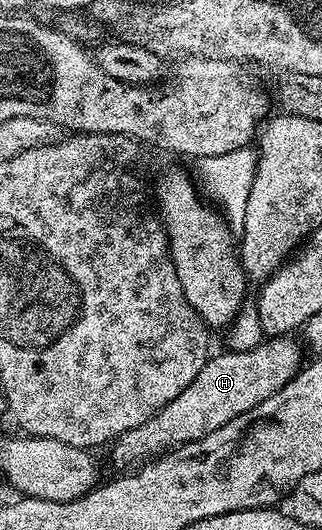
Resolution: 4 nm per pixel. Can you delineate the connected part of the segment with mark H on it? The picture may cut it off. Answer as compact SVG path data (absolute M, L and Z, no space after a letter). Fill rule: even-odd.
M291 335L274 336L261 340L258 346L254 346L250 350L241 352L224 350L221 356L209 355L202 370L198 370L198 375L194 377L194 382L190 382L190 386L186 386L186 390L182 390L182 394L178 394L178 398L174 398L166 406L162 406L162 410L158 410L146 422L142 422L142 426L138 426L134 430L126 430L122 435L116 437L111 445L111 448L113 447L113 462L136 466L149 458L162 456L164 453L172 451L173 448L180 448L184 444L194 442L198 438L226 426L226 422L238 418L238 414L246 414L254 406L258 406L258 402L266 402L266 398L270 398L270 394L278 394L278 390L282 390L282 386L286 386L286 382L294 379L302 367L302 360L300 361L301 341L292 339L296 338Z

